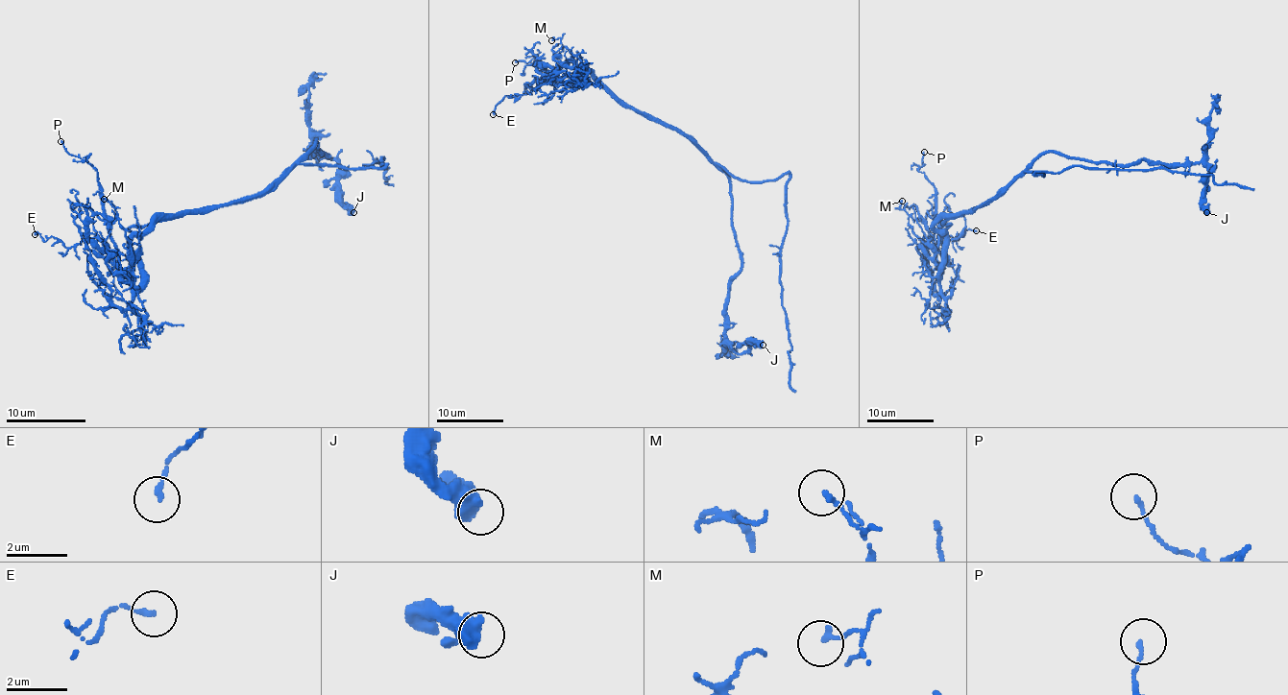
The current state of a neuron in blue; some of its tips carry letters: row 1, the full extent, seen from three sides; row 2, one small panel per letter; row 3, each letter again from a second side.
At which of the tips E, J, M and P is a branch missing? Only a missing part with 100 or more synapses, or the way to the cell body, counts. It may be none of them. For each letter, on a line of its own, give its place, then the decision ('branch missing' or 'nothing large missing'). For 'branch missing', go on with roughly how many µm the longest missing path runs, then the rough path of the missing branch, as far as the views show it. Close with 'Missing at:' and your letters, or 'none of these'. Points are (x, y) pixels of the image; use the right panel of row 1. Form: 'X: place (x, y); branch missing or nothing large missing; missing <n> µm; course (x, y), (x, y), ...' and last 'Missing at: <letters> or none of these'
E: place (976, 230); nothing large missing
J: place (1206, 212); nothing large missing
M: place (902, 201); nothing large missing
P: place (924, 152); nothing large missing
Missing at: none of these

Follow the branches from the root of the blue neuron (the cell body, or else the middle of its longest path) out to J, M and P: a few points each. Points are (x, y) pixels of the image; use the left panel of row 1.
J: (282, 173), (316, 141), (318, 149), (328, 156), (316, 151), (310, 155), (336, 162), (340, 199), (353, 212)
M: (282, 173), (255, 196), (161, 214), (132, 238), (132, 266), (130, 240), (104, 199)
P: (282, 173), (255, 196), (161, 214), (132, 238), (130, 262), (109, 232), (96, 171), (70, 155), (60, 141)

